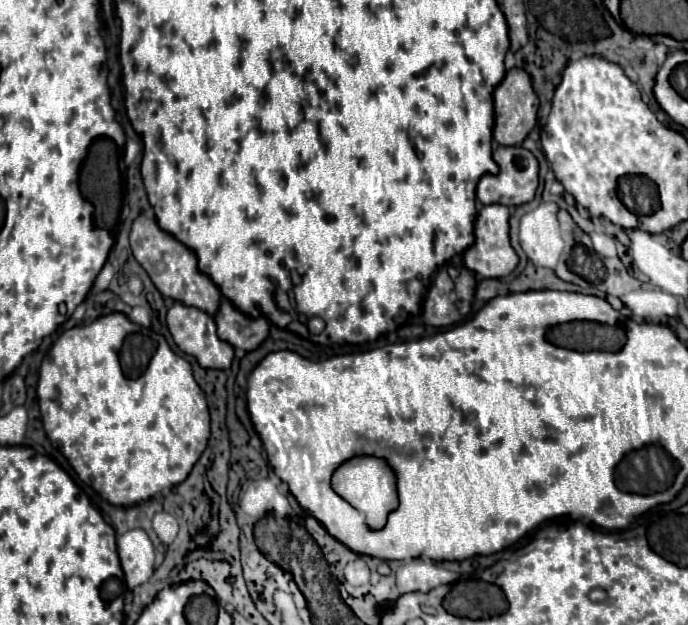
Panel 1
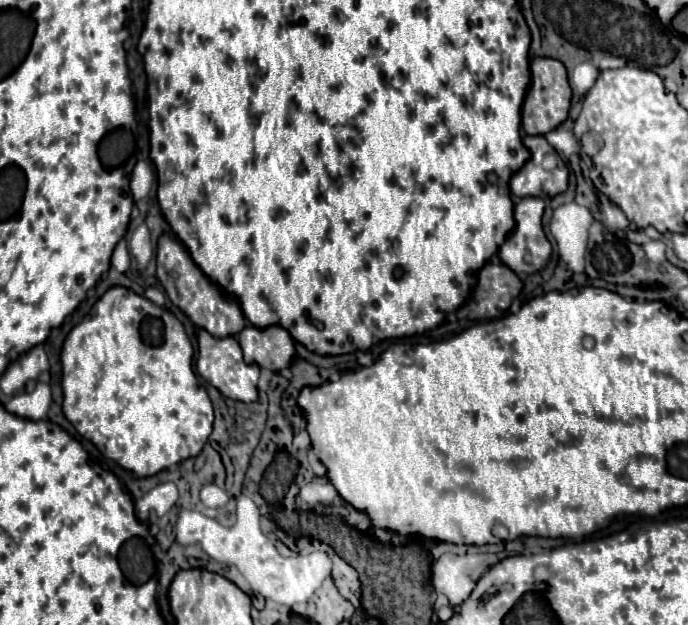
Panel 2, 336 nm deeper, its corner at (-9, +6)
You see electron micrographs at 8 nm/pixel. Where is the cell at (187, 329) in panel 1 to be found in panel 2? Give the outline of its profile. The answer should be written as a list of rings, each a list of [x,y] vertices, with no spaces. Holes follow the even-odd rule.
[[[199,330],[199,358],[197,358],[197,372],[211,382],[223,396],[241,400],[241,402],[253,402],[257,400],[257,380],[259,380],[259,366],[257,364],[245,364],[241,346],[235,340],[235,336],[215,338],[207,330]]]

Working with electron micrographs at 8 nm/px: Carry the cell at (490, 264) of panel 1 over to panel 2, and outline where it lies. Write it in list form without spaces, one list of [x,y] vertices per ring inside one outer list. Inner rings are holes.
[[[523,198],[519,204],[515,204],[515,228],[507,236],[507,240],[499,248],[499,258],[503,264],[507,264],[513,272],[517,274],[533,274],[539,272],[549,256],[551,256],[551,244],[545,238],[543,226],[541,226],[541,216],[543,216],[545,200],[543,198]]]

